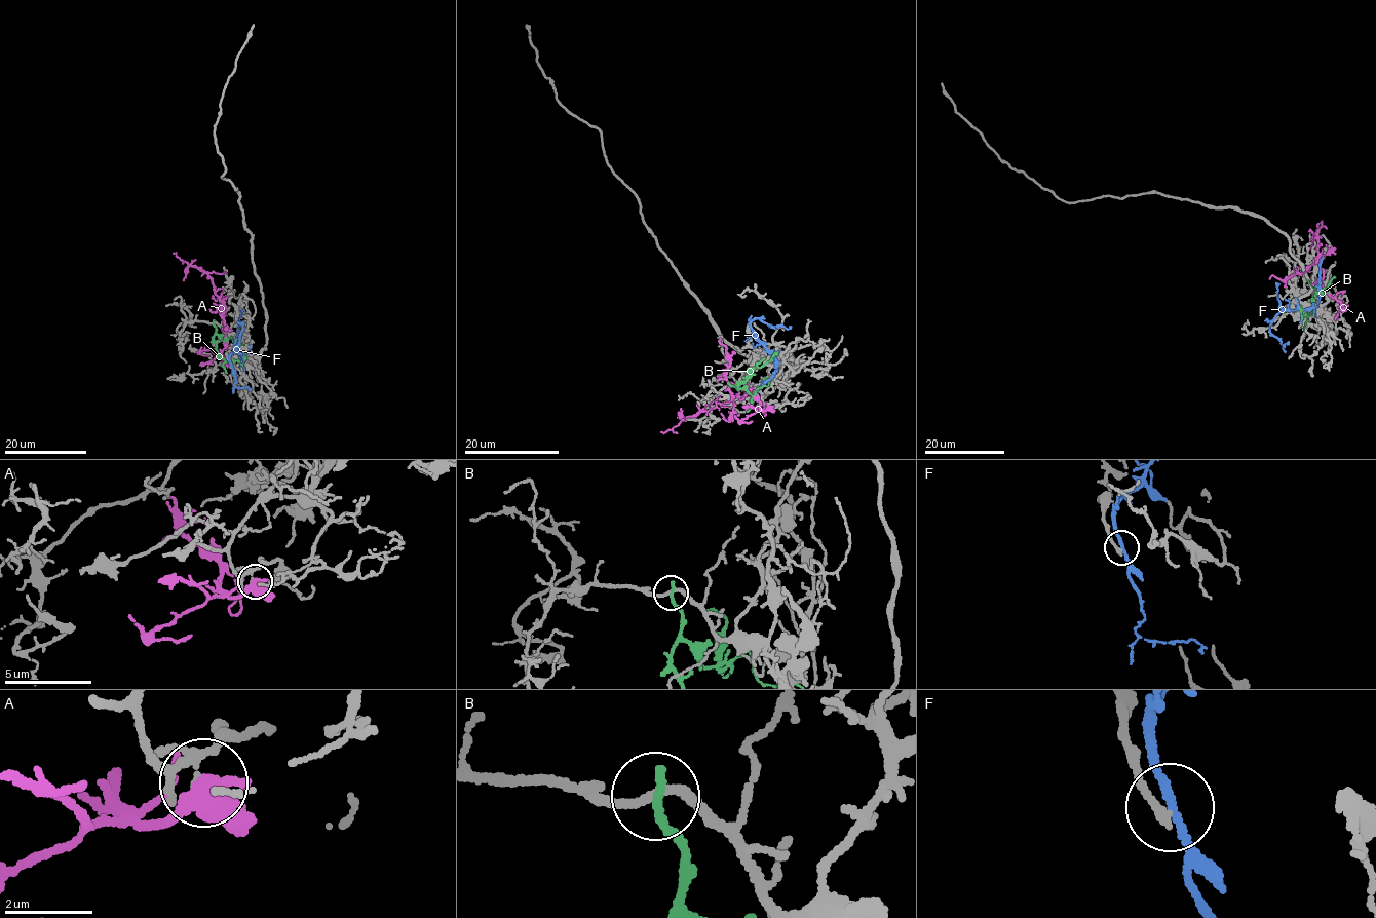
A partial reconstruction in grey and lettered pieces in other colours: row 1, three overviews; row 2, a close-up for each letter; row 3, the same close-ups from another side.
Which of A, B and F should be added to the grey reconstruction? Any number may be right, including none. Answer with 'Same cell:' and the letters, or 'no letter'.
Same cell: no letter

